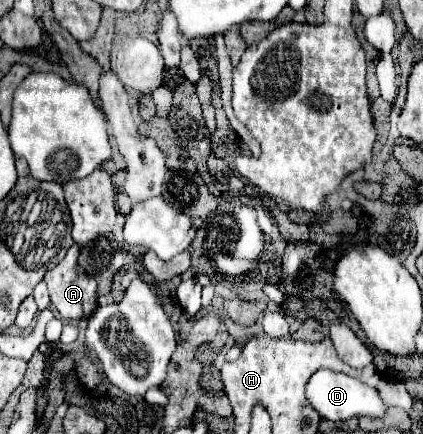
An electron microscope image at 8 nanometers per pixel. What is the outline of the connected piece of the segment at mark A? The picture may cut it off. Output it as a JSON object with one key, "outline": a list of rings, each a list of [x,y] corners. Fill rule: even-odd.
{"outline":[[[73,244],[65,258],[43,278],[51,304],[63,318],[87,318],[97,306],[97,282],[77,268],[77,256],[79,246]]]}

